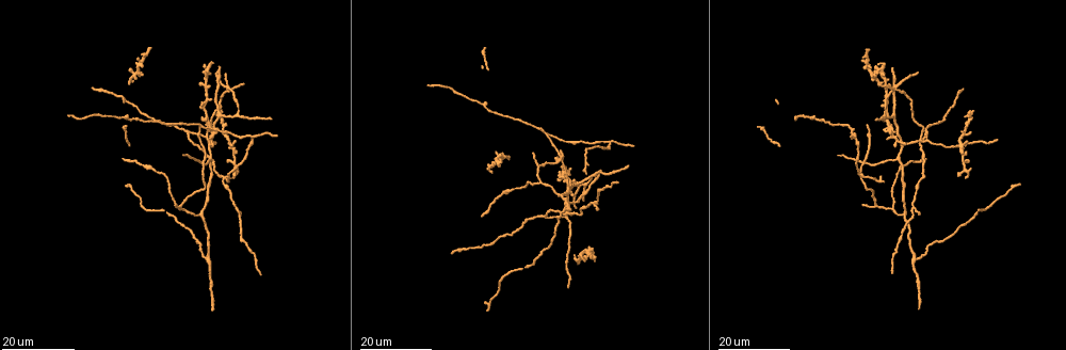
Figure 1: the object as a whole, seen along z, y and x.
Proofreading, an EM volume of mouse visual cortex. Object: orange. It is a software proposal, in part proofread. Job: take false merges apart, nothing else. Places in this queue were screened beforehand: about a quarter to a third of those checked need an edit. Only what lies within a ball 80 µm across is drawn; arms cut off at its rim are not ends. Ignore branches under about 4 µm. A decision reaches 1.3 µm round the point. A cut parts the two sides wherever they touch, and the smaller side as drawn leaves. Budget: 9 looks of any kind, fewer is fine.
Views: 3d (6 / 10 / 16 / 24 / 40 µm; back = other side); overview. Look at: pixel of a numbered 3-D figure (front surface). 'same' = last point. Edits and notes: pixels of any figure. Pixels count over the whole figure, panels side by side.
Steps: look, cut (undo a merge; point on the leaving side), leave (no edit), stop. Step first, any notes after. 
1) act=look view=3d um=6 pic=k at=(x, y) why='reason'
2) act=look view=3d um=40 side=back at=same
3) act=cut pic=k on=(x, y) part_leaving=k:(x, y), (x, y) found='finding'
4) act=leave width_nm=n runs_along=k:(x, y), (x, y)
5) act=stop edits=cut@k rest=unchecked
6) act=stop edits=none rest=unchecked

act=look view=3d um=24 pic=1 at=(862, 162) why='four or more arms meet'

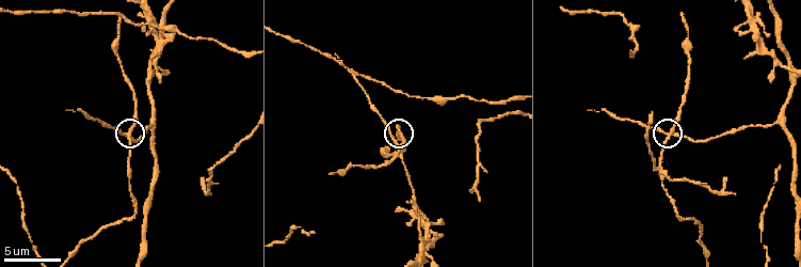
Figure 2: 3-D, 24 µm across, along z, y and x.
act=look view=3d um=10 pic=2 at=(670, 130)

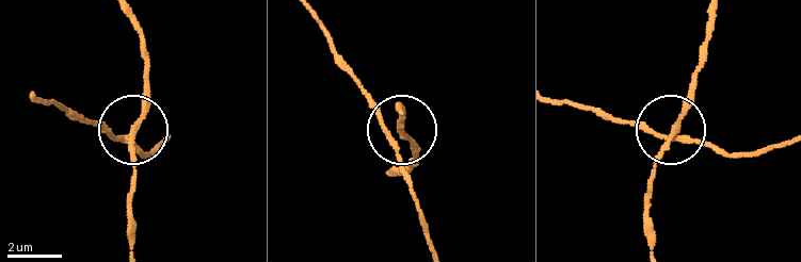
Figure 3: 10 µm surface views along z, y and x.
act=look view=3d um=6 pic=3 at=(675, 130) why='closer look'

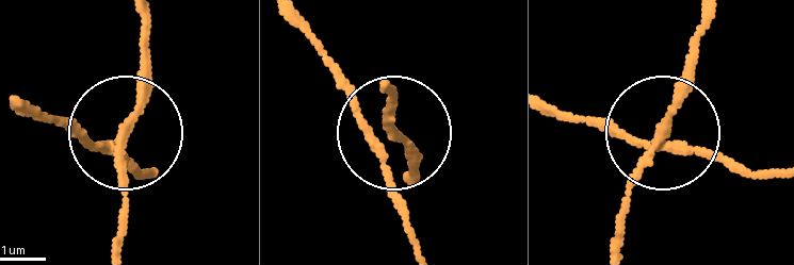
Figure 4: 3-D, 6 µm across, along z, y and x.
act=leave side_arm_um=67 runs_along=4:(768, 174), (689, 146), (669, 128), (696, 28) found='all the same neuron'

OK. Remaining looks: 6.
act=look view=3d um=24 pic=1 at=(567, 218)

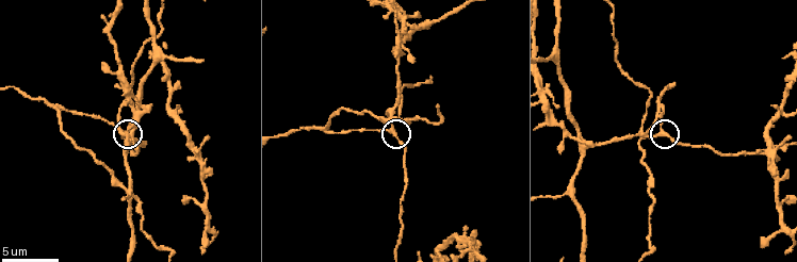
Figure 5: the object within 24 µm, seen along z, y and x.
act=look view=3d um=6 pic=5 at=(391, 132) why='closer look'

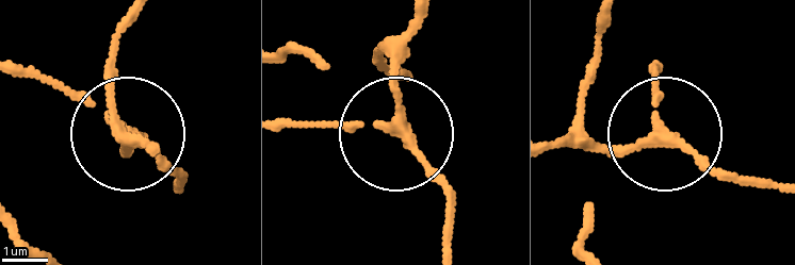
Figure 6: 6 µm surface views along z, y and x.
act=leave width_nm=200 runs_along=6:(549, 146), (629, 153), (675, 134), (740, 177) found='continuous, no second neuron'

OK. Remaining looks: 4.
act=look view=3d um=24 pic=1 at=(207, 261)

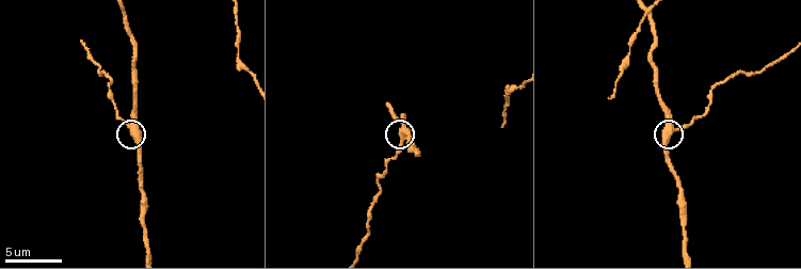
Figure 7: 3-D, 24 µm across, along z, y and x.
act=look view=3d um=6 pic=7 at=(403, 141)

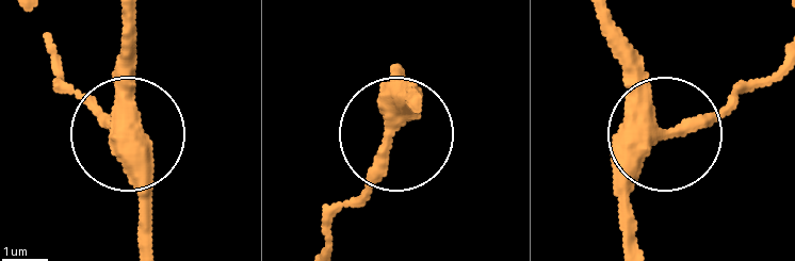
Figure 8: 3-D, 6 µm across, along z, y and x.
act=leave runs_along=8:(389, 77), (392, 130), (411, 96) found='all the same neuron'

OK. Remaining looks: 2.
act=look view=3d um=16 pic=1 at=(540, 183) why='a fork'

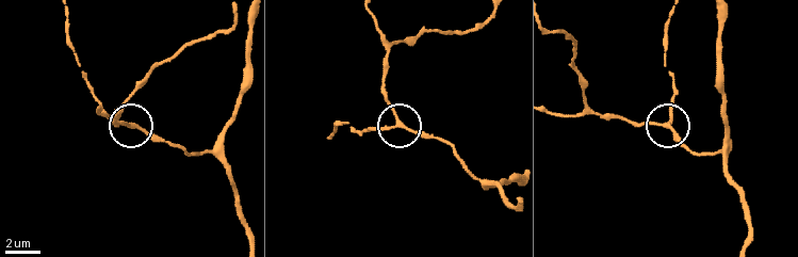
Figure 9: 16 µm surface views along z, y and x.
act=look view=3d um=10 pic=9 at=(666, 124)

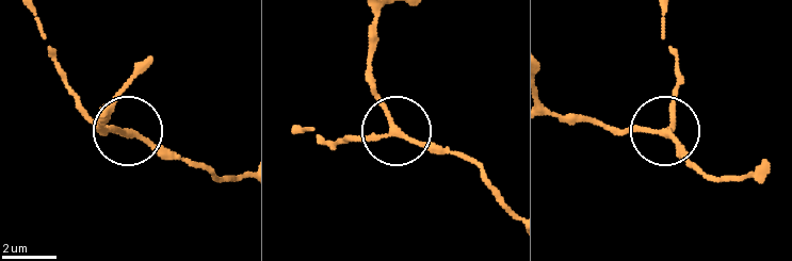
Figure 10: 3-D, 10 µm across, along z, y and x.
act=leave arms=3 runs_along=10:(754, 172), (712, 175), (690, 165), (664, 135), (612, 133) found='one neuron here'

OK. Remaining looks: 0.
act=stop edits=none rest=unchecked

